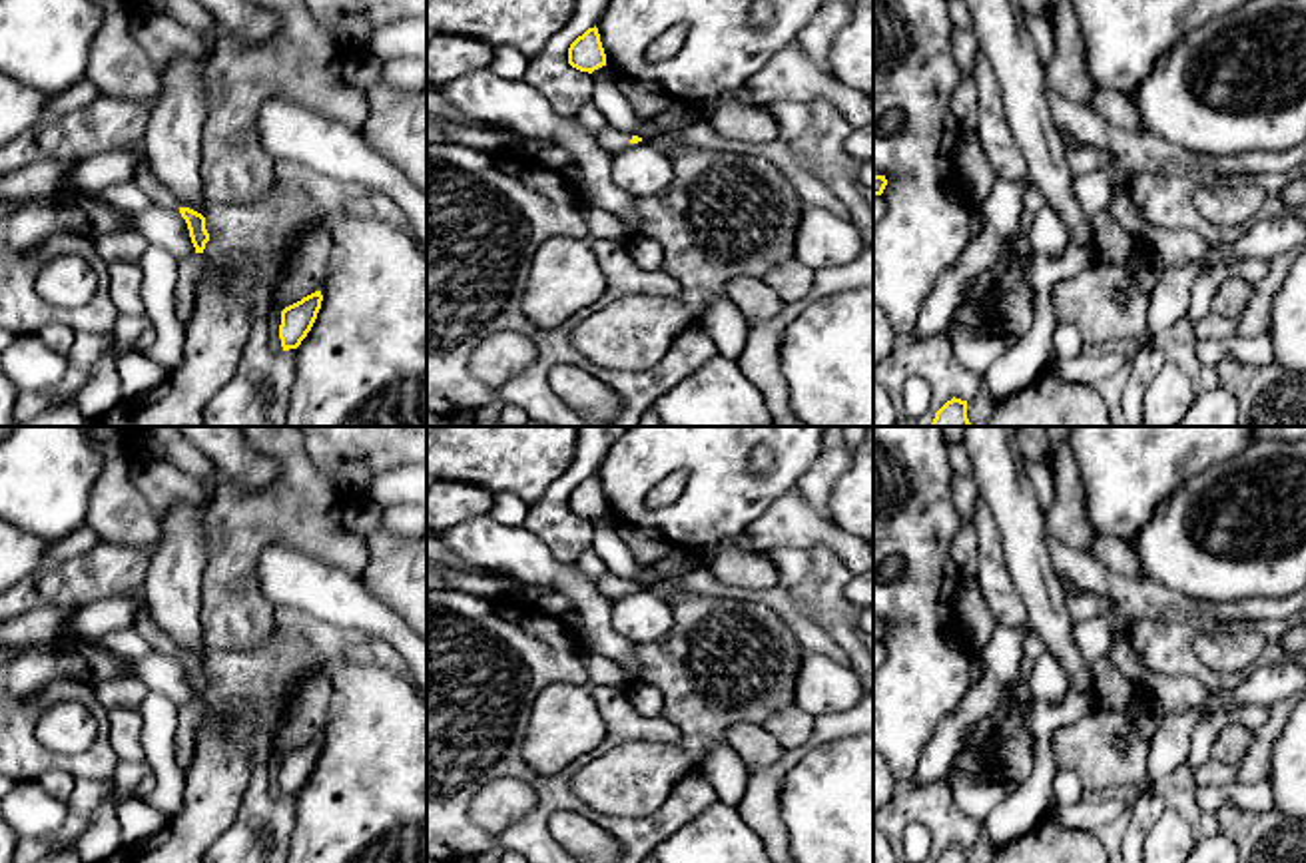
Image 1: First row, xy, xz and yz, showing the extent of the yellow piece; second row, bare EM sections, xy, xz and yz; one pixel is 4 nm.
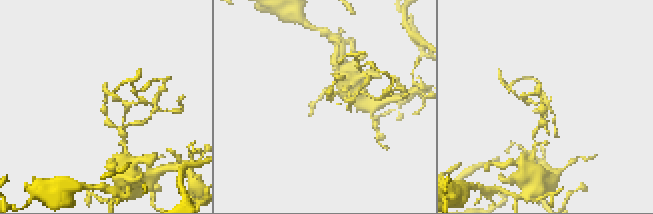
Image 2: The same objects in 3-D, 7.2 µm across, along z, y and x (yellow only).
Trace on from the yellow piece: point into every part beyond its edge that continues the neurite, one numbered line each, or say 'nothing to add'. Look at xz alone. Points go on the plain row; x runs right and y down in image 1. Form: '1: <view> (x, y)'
1: xz (611, 586)

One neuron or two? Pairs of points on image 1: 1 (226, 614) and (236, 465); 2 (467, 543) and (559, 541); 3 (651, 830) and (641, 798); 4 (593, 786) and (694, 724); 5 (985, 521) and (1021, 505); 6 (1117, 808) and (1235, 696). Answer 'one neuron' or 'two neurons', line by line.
1: two neurons
2: two neurons
3: two neurons
4: one neuron
5: two neurons
6: one neuron

